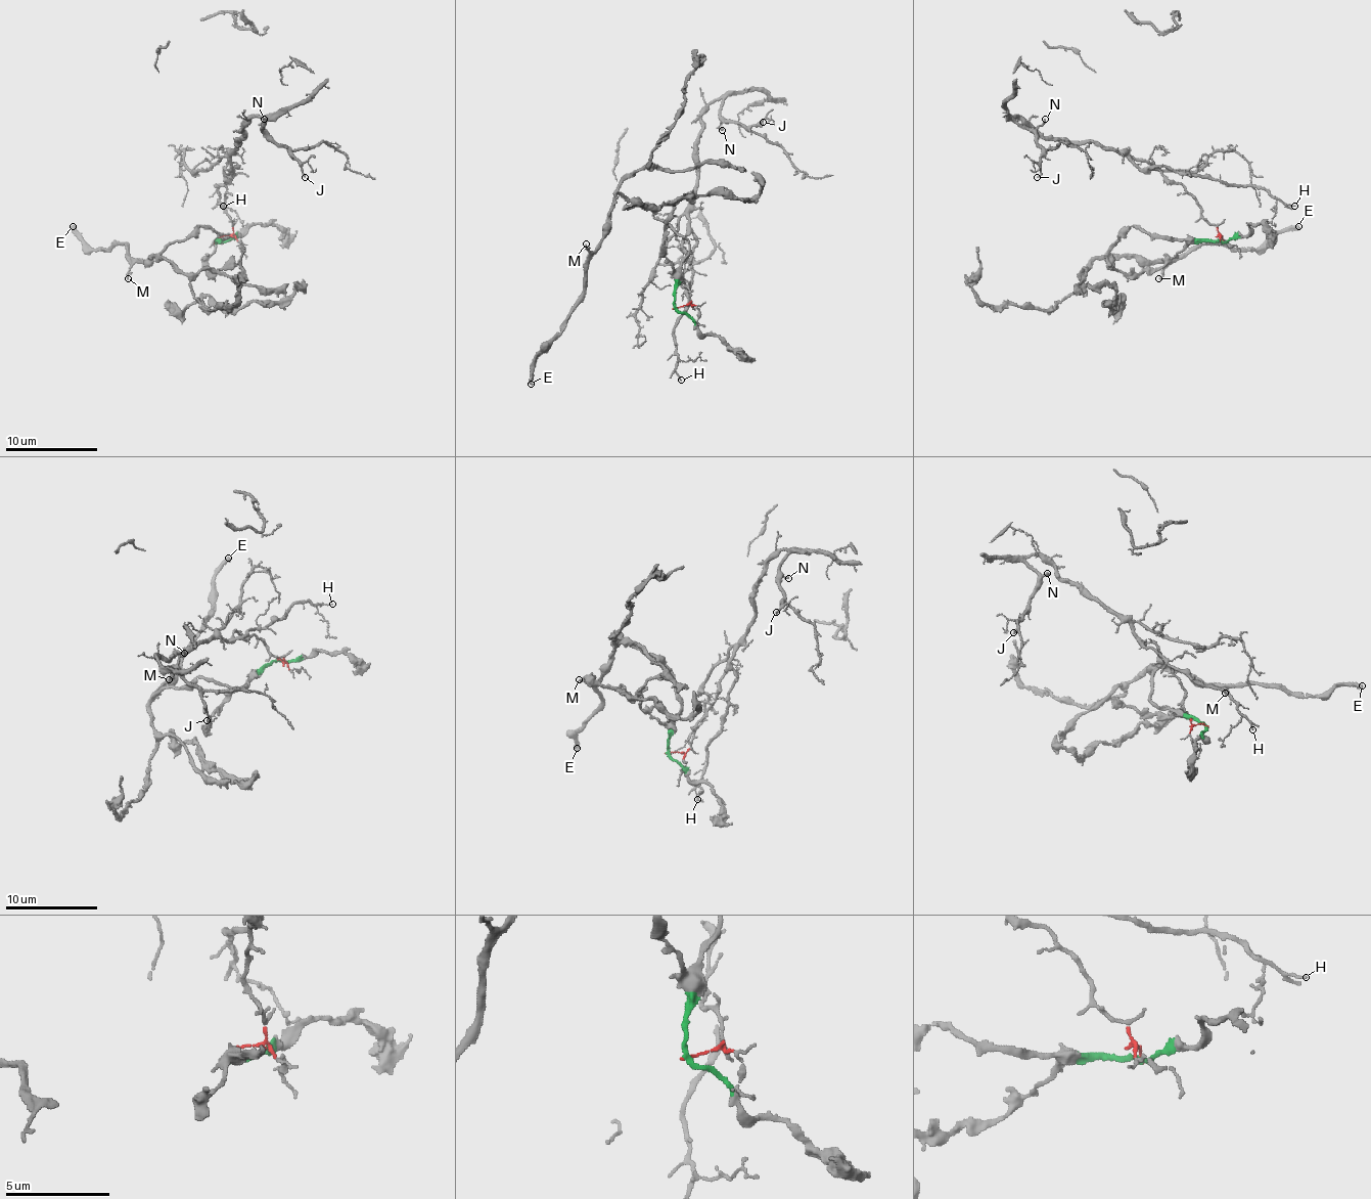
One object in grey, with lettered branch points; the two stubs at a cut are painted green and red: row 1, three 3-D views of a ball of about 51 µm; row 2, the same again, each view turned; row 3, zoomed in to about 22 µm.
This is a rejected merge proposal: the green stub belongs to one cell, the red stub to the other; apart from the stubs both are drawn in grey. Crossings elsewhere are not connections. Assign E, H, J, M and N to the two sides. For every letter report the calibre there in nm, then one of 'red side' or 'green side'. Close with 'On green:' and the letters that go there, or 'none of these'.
E: 360 nm thick; green side
H: 100 nm thick; red side
J: 120 nm thick; red side
M: 180 nm thick; green side
N: 160 nm thick; red side
On green: E, M

